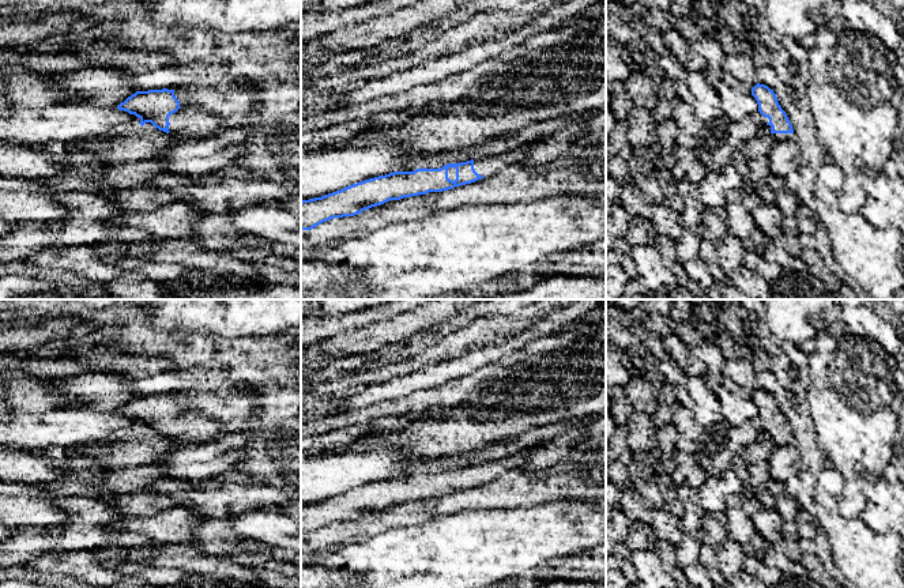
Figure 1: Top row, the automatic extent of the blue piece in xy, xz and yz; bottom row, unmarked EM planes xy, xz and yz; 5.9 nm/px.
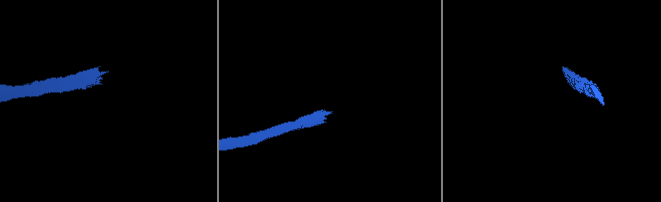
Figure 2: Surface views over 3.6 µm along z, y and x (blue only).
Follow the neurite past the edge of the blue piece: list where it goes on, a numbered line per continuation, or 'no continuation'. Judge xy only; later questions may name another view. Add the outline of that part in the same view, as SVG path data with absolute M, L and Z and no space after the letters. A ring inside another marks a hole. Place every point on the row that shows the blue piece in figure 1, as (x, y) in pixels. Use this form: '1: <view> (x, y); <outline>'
1: xy (191, 123); M197 106L180 108L169 116L169 122L173 136L191 142L222 131L221 117Z

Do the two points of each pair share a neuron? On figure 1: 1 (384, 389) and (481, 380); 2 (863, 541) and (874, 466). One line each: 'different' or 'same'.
1: different
2: different

